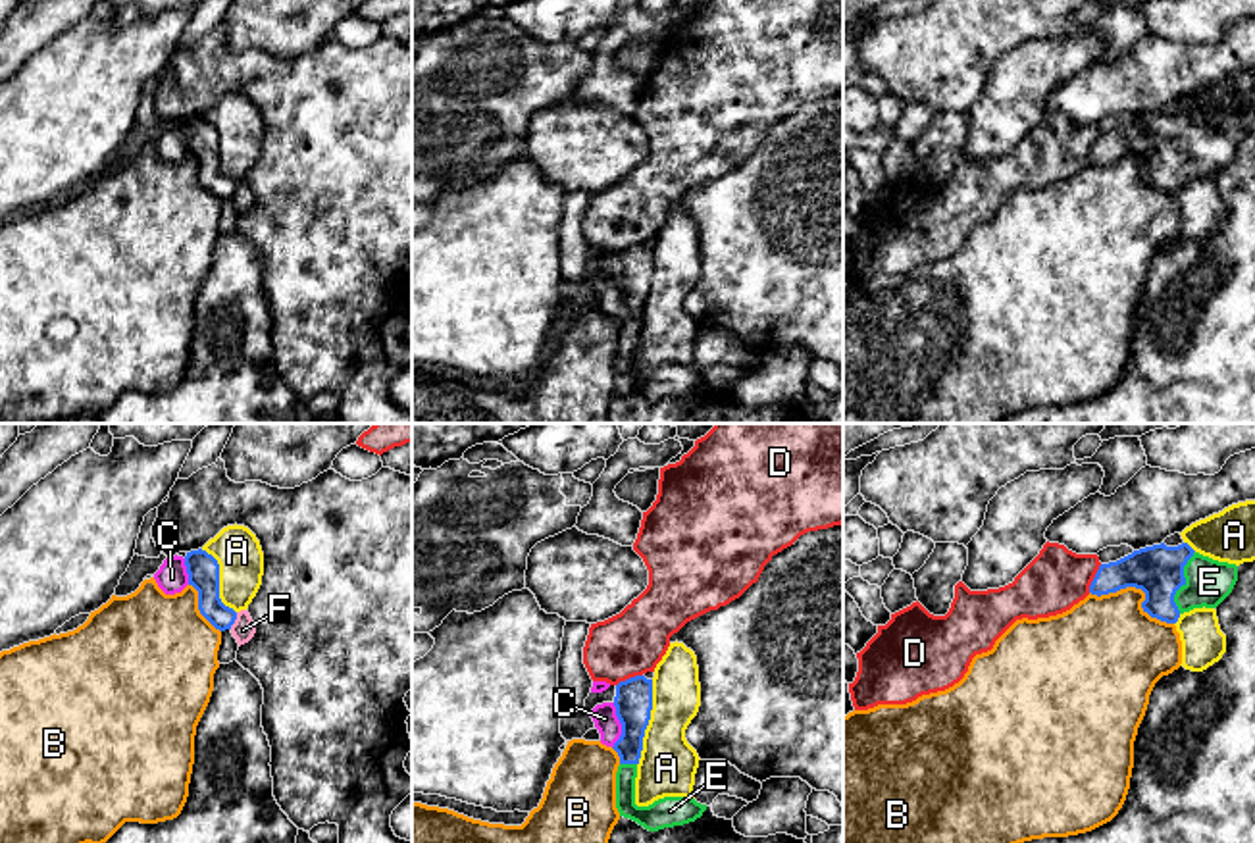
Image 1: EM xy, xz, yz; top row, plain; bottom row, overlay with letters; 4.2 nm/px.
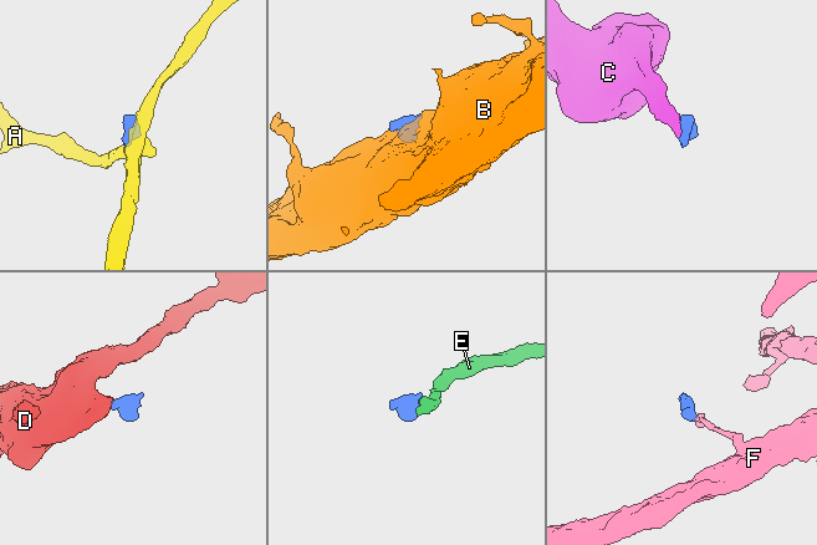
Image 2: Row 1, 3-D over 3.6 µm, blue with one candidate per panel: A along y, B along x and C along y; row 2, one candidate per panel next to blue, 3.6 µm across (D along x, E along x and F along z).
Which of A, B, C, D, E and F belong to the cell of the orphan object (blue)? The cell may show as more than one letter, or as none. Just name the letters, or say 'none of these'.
C, E

